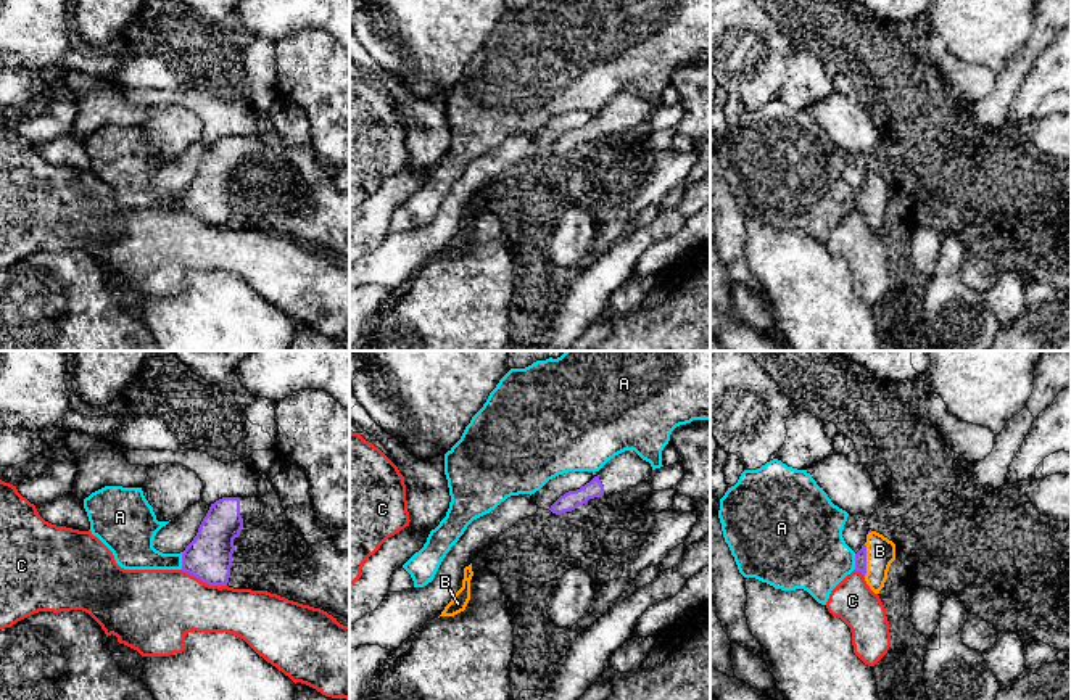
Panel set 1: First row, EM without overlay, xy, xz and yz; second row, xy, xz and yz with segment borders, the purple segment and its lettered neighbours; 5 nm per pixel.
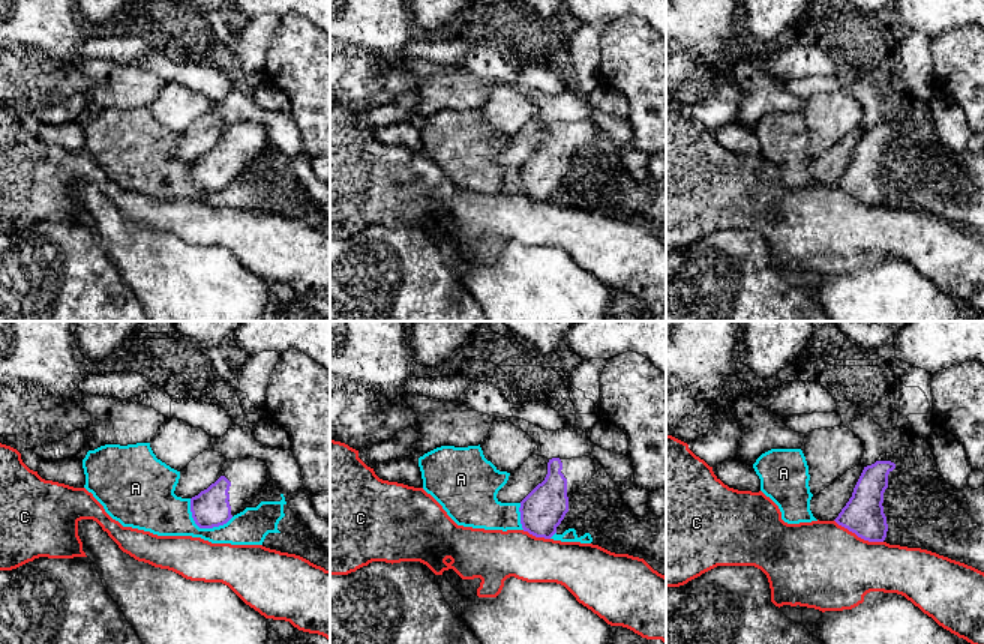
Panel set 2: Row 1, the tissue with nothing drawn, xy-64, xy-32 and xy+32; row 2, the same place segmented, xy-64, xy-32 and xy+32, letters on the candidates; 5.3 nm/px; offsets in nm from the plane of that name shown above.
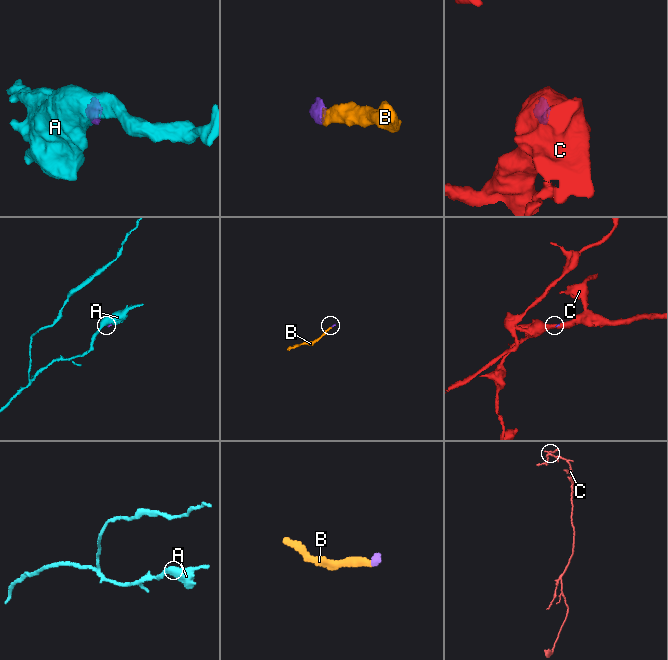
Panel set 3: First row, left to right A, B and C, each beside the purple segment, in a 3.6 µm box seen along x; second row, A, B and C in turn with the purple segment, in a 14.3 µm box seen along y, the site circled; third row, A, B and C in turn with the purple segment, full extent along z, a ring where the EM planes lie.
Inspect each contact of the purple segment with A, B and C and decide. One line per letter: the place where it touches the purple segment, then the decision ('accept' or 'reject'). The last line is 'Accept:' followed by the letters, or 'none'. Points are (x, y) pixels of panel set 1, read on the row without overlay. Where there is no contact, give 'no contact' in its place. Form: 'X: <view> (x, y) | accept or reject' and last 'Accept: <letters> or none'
A: xy (182, 200) | reject
B: yz (865, 200) | accept
C: xy (203, 221) | reject
Accept: B

